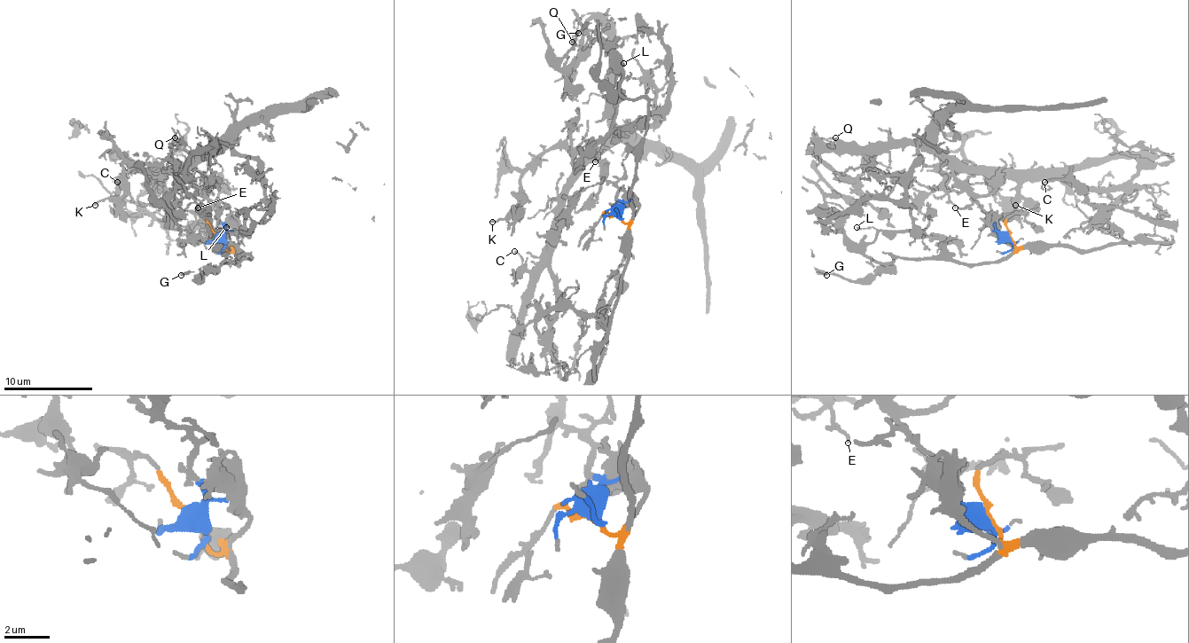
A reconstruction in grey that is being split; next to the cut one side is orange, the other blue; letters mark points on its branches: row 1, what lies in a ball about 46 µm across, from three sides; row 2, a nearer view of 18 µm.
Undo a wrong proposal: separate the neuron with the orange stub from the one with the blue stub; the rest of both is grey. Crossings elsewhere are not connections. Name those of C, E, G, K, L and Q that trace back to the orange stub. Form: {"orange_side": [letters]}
{"orange_side": ["G", "L"]}

